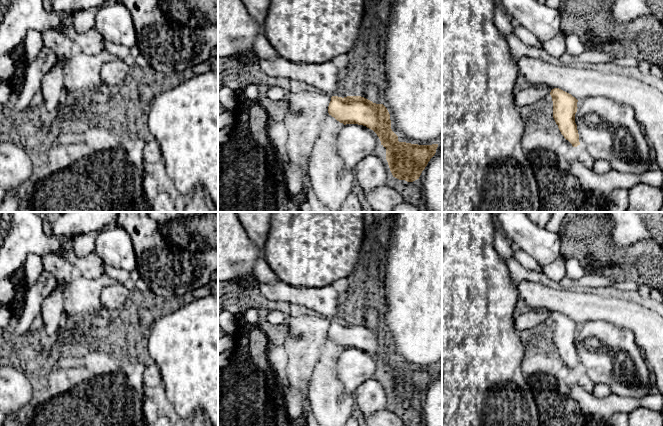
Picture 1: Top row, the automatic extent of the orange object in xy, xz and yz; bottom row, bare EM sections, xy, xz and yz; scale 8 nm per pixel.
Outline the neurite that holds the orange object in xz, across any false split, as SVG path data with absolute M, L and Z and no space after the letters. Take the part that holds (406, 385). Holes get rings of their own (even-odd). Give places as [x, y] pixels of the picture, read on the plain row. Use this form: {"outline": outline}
{"outline": "M332 320L328 337L340 347L358 348L373 354L386 372L386 384L393 401L407 406L419 403L438 368L418 369L399 366L391 353L390 338L383 328L361 320Z"}

